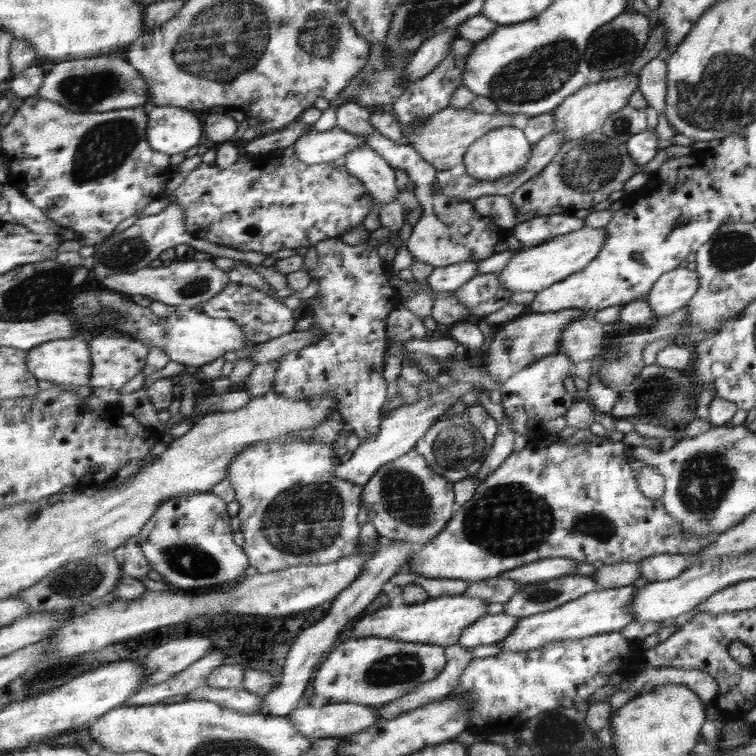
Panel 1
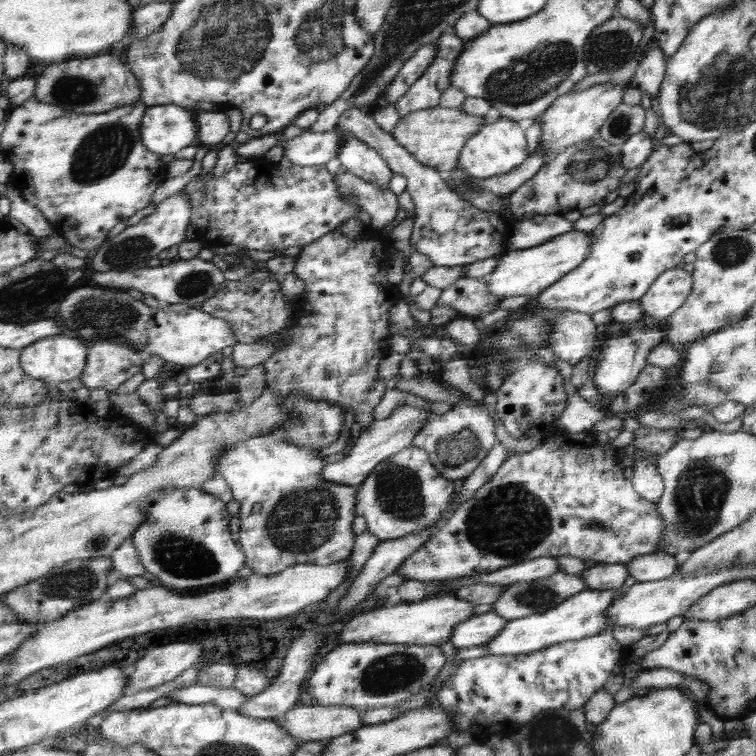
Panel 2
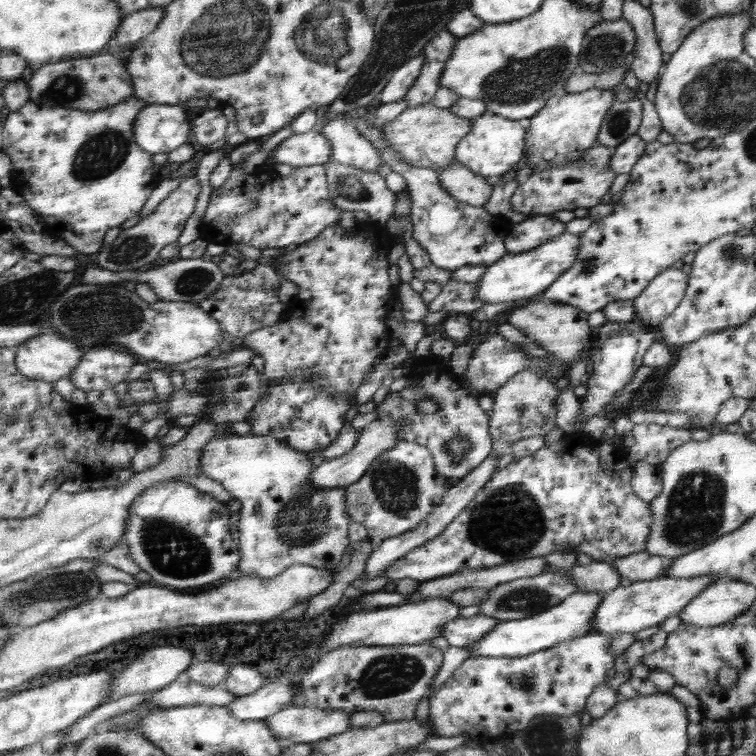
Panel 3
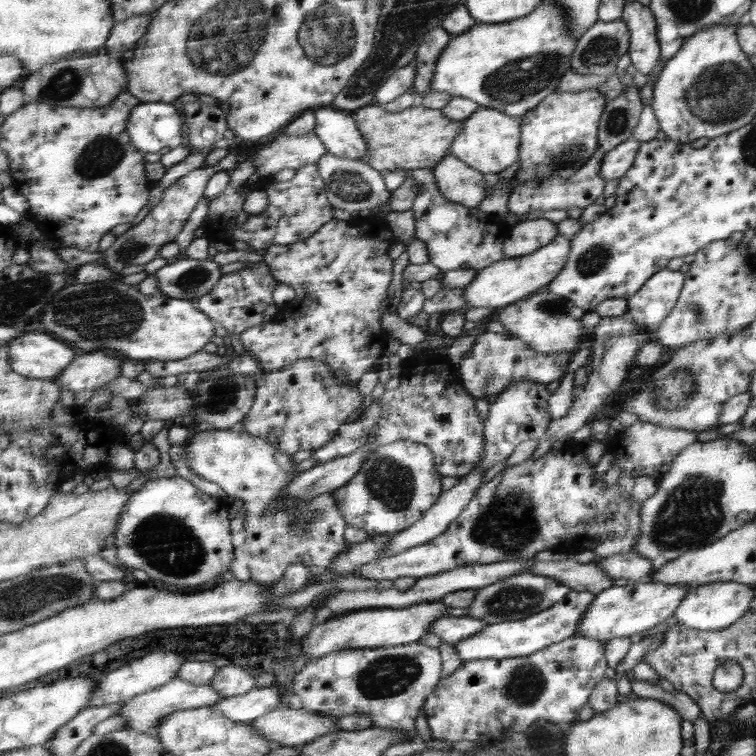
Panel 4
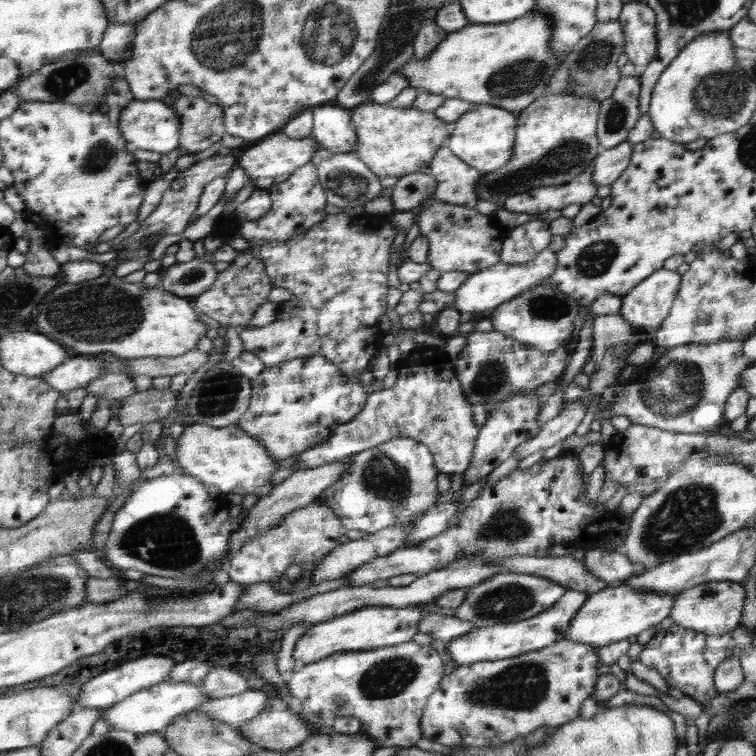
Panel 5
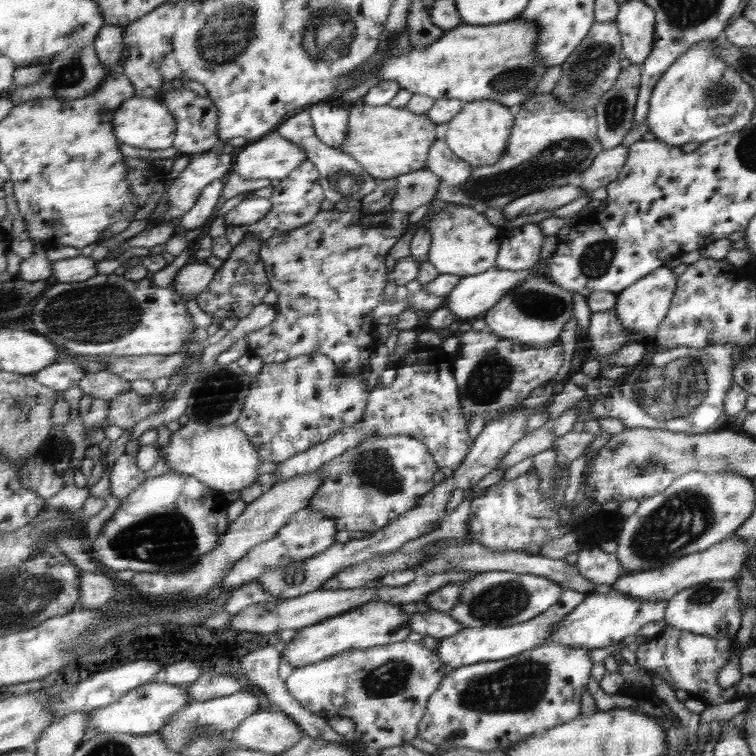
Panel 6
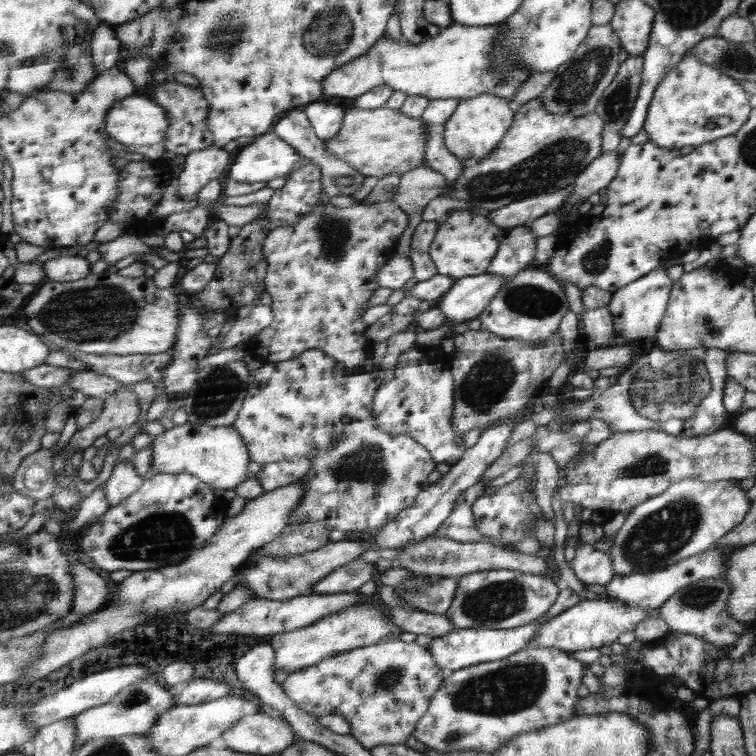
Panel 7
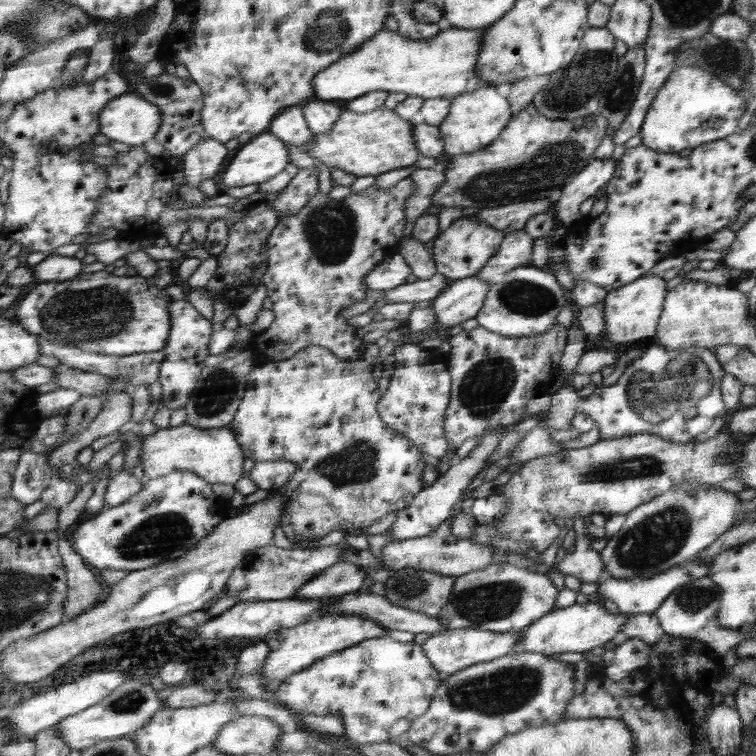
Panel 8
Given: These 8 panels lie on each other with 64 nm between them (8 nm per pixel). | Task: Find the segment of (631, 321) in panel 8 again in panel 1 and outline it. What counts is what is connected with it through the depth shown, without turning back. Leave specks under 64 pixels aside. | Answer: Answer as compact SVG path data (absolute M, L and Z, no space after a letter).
M676 268L664 273L648 293L648 304L654 316L668 316L687 306L699 290L700 275L694 270Z

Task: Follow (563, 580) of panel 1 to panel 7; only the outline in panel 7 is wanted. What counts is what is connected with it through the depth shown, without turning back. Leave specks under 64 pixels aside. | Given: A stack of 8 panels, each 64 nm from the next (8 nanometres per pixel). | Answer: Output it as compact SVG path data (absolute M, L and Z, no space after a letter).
M484 570L482 572L462 575L458 580L456 594L450 608L444 615L448 616L458 629L515 629L539 620L558 600L558 588L550 577L540 574L524 574L520 570Z

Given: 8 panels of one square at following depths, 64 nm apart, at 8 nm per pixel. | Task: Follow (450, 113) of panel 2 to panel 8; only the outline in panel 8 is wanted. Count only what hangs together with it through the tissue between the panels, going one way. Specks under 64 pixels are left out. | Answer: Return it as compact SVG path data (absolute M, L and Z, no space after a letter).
M382 106L367 113L346 109L336 120L330 132L314 134L306 152L327 166L340 167L358 177L378 177L389 170L408 168L421 157L415 141L415 123Z

